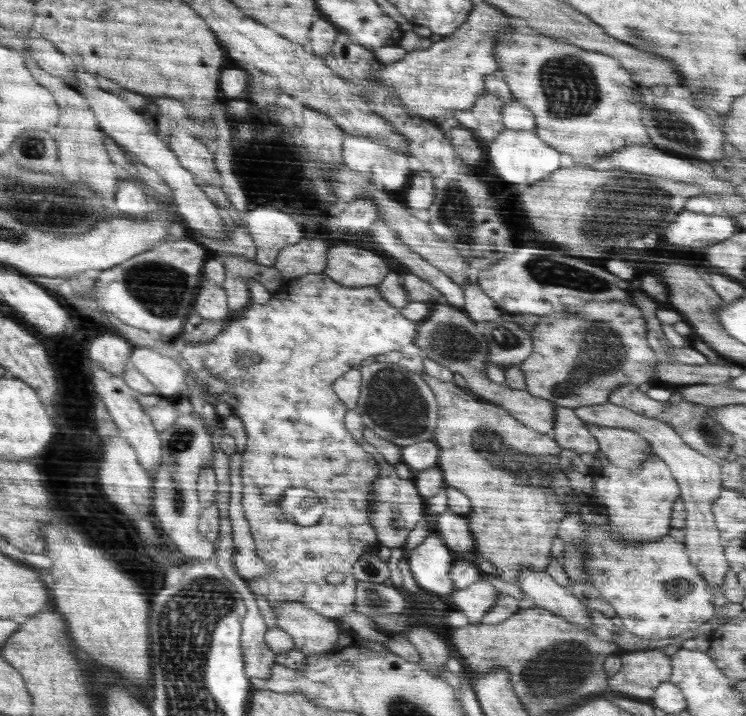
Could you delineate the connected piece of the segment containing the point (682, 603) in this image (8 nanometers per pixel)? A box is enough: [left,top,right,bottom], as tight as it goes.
[558,509,714,638]

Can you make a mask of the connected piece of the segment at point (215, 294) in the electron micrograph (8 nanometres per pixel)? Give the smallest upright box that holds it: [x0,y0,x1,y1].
[194,280,230,322]

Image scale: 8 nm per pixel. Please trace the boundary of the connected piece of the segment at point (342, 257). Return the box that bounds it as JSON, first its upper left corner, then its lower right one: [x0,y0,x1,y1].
[326,246,390,287]

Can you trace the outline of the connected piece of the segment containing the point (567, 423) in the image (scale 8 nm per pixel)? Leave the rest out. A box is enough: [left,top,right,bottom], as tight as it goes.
[553,406,599,453]

